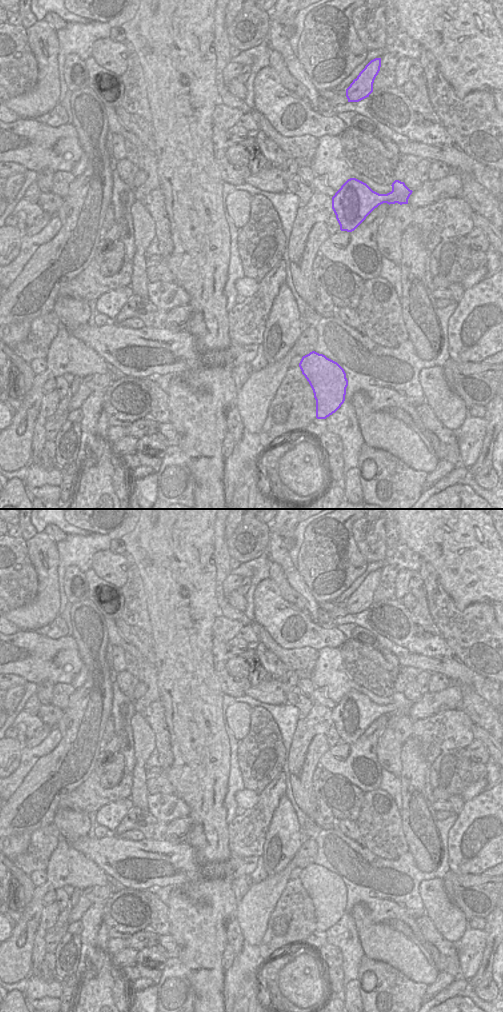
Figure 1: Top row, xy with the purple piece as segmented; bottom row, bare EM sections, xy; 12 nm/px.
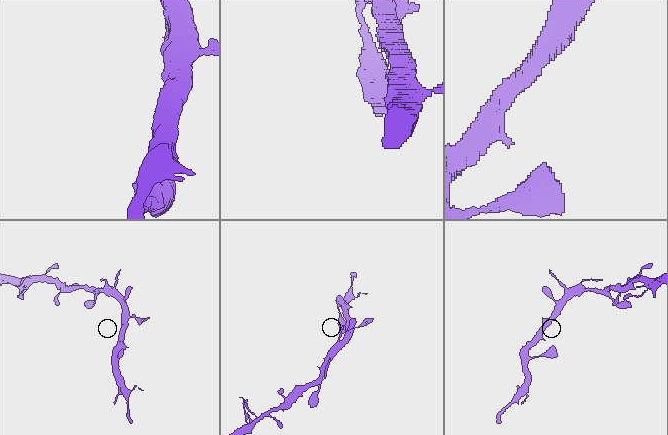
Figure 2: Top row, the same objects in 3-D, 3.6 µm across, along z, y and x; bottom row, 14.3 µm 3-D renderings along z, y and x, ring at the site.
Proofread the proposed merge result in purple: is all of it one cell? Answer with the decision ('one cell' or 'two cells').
two cells

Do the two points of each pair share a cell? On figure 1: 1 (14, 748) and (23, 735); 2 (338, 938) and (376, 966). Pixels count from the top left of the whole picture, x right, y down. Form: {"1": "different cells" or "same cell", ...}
{"1": "different cells", "2": "different cells"}

